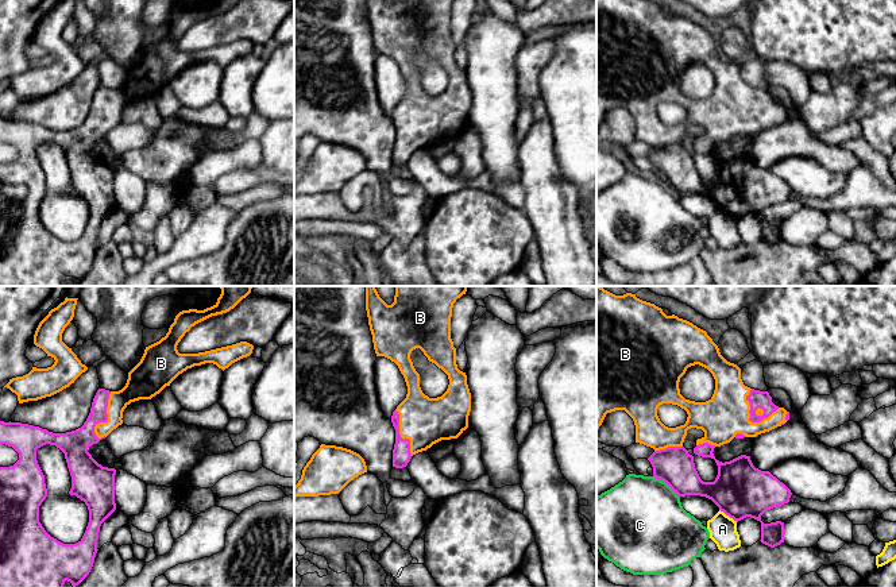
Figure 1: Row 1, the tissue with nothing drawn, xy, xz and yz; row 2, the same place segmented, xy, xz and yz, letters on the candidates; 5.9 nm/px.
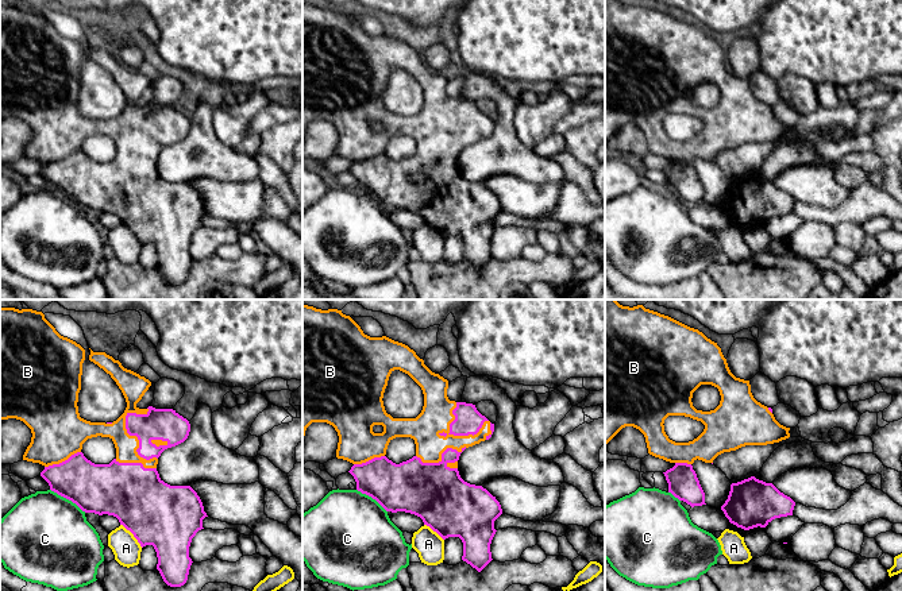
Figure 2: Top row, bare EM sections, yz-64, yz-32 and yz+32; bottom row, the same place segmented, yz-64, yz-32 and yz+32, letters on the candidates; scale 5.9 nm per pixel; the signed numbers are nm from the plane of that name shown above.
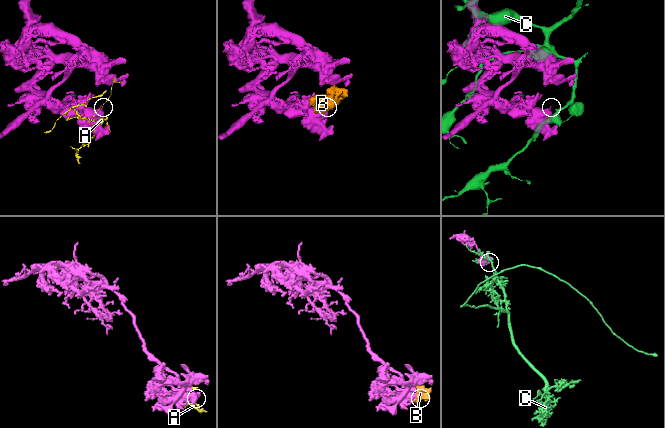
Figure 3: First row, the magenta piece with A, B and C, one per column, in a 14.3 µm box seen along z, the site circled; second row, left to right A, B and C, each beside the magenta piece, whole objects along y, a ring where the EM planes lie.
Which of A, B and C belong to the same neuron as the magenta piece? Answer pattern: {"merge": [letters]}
{"merge": ["B"]}

